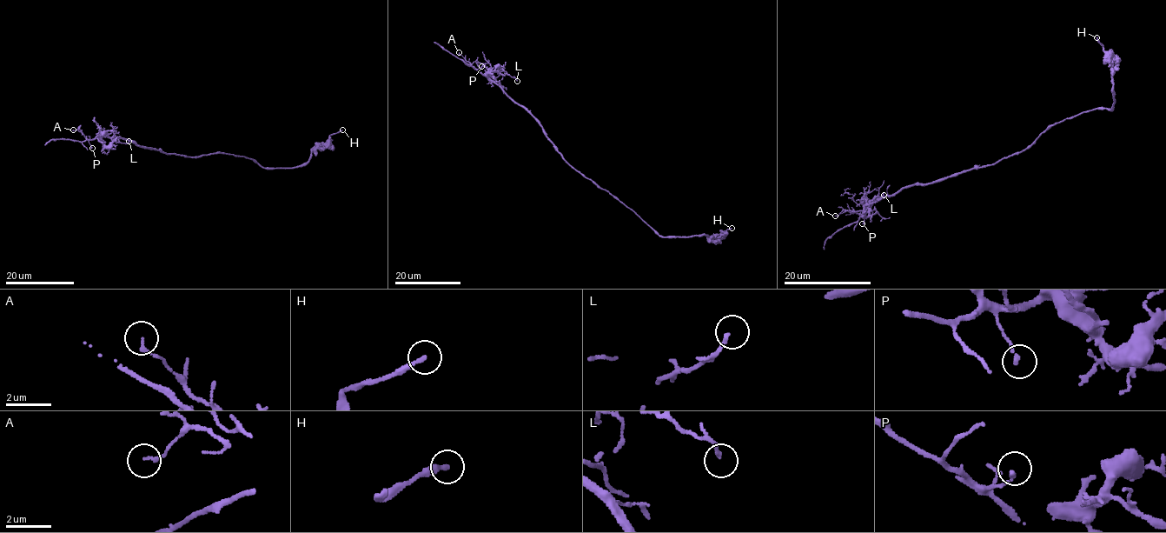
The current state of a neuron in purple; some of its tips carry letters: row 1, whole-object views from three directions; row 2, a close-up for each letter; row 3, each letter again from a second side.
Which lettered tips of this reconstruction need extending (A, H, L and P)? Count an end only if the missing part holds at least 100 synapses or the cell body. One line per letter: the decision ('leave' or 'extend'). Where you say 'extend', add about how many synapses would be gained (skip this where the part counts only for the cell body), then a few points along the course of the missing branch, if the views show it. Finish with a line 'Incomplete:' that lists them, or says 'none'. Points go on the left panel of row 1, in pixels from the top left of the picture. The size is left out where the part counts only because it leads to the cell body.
A: leave
H: leave
L: leave
P: leave
Incomplete: none

